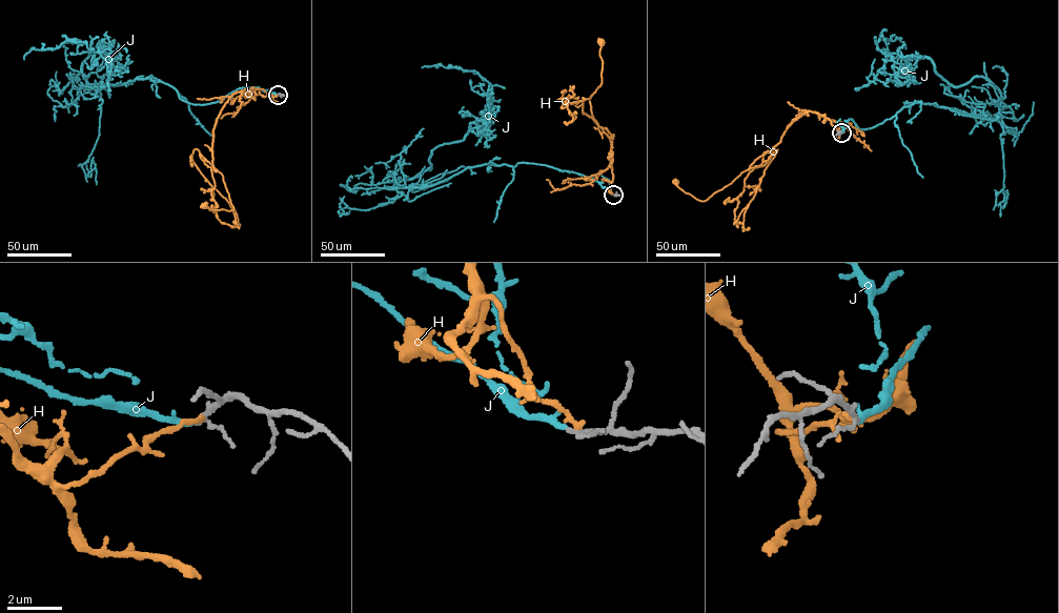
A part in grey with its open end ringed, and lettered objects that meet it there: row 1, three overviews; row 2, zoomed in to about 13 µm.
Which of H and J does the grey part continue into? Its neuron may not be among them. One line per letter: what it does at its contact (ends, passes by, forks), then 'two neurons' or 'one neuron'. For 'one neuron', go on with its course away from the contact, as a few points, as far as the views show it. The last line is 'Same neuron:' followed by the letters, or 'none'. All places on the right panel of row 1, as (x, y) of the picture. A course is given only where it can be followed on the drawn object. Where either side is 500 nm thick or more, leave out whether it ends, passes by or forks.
H: it ends | two neurons
J: it ends | one neuron | via (841, 133), (917, 102), (997, 115), (1000, 93), (984, 78), (954, 86), (929, 58), (877, 43), (905, 48)
Same neuron: J

